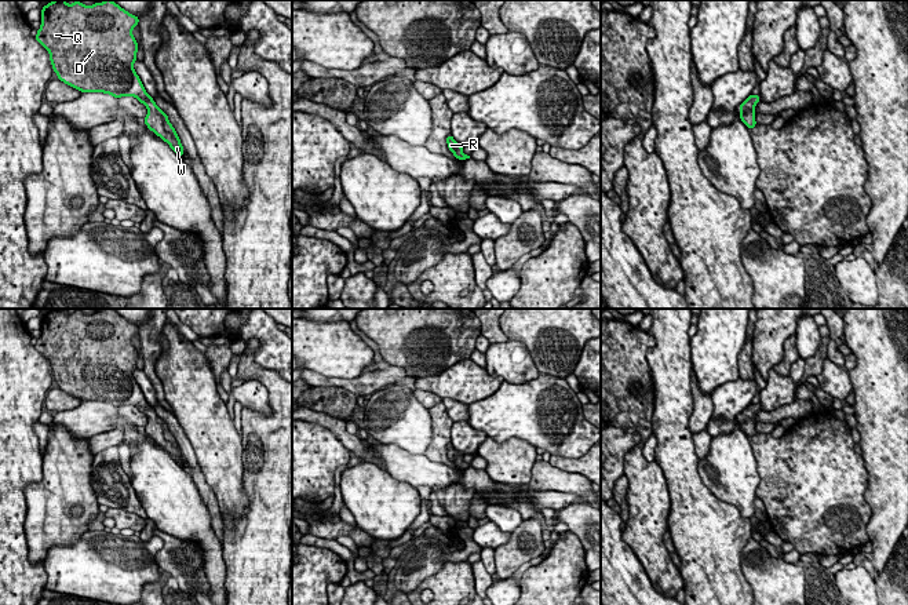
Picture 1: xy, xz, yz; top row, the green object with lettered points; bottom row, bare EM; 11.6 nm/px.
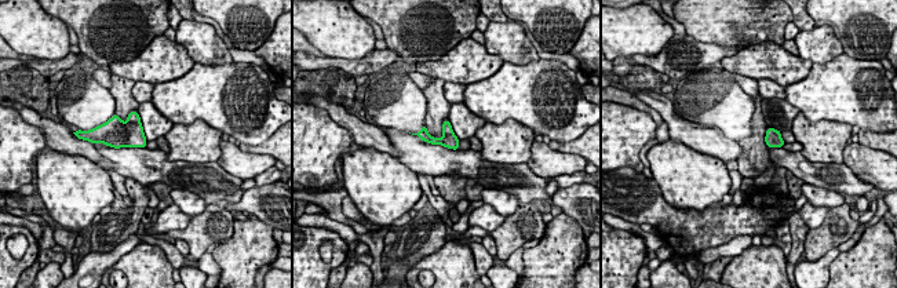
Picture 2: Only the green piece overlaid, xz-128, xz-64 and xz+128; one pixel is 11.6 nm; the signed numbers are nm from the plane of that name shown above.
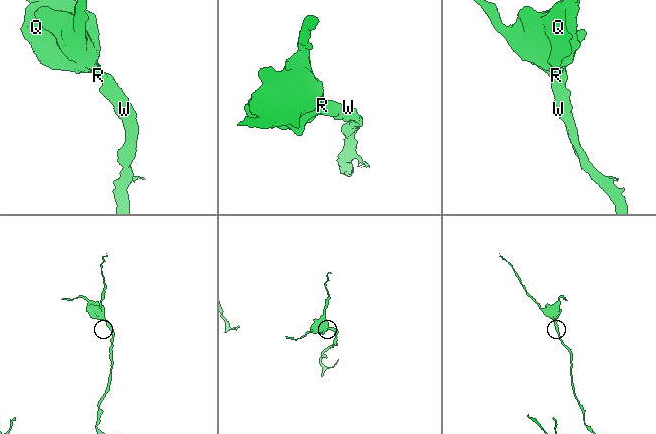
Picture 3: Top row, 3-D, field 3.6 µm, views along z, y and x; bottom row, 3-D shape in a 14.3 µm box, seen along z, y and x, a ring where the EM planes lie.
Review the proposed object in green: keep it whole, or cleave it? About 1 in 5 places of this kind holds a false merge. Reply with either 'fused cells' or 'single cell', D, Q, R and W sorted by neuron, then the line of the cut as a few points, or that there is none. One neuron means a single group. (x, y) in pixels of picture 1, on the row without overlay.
single cell; groups D Q R W; cut none

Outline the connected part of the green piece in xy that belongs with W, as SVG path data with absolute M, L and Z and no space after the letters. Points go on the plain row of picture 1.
M54 309L41 317L40 329L41 335L34 347L48 360L52 378L61 390L81 401L103 401L114 407L135 405L147 416L147 424L143 427L147 437L167 451L175 462L183 464L183 455L168 424L146 401L134 378L138 350L132 345L132 338L139 332L136 324L112 309L92 314L84 314L79 309L73 313Z

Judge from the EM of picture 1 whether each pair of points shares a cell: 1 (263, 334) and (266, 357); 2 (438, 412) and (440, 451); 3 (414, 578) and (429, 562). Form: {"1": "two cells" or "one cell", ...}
{"1": "one cell", "2": "one cell", "3": "one cell"}

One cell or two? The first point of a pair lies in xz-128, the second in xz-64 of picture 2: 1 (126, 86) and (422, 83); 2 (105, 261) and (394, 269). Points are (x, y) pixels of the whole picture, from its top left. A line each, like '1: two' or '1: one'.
1: two
2: one

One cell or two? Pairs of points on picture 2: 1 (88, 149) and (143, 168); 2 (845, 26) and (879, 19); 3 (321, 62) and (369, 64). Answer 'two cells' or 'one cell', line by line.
1: two cells
2: one cell
3: one cell

